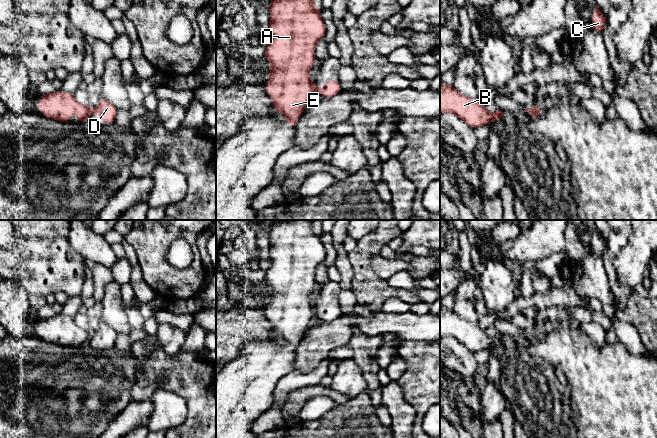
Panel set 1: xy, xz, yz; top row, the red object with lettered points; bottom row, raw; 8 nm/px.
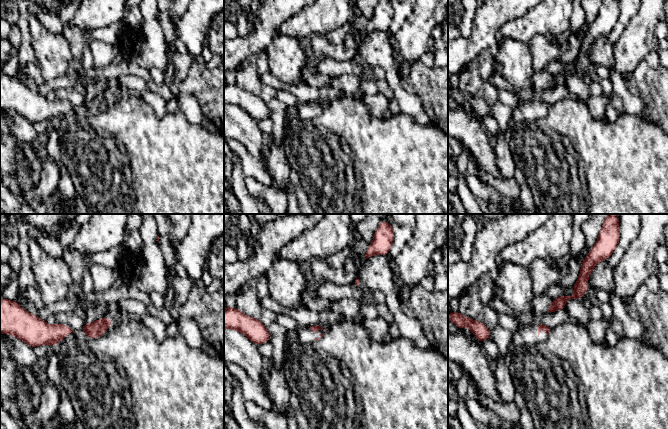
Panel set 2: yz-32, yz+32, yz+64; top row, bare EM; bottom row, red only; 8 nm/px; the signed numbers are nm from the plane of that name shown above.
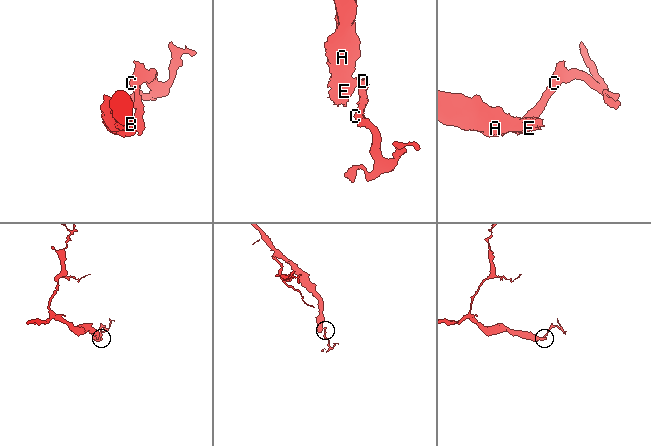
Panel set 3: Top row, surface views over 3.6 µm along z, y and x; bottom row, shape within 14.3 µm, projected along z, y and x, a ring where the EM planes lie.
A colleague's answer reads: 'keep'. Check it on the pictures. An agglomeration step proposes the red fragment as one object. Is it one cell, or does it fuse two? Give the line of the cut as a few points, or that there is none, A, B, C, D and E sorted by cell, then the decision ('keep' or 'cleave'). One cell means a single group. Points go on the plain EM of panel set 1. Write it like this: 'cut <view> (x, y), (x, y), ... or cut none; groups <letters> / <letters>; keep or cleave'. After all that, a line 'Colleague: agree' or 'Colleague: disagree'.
cut xz (313, 309), (315, 319); groups A B E / C D; cleave
Colleague: disagree

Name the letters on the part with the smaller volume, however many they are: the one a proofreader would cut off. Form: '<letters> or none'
C, D

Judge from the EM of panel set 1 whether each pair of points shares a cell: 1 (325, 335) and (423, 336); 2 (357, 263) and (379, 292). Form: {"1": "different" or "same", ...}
{"1": "same", "2": "same"}

